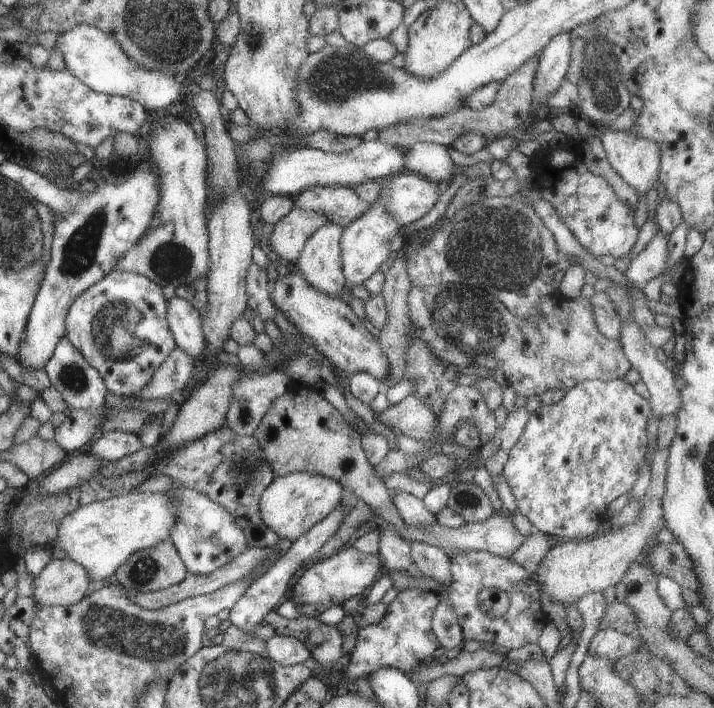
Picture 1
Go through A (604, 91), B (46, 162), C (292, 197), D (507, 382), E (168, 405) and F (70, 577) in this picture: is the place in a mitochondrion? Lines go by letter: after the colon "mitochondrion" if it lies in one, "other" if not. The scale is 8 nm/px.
A: mitochondrion
B: other
C: other
D: other
E: other
F: other

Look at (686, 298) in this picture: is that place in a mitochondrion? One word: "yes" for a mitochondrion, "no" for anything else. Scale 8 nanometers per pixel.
no

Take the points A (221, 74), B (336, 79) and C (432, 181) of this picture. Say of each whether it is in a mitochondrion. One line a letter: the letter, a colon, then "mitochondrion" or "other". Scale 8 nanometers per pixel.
A: other
B: mitochondrion
C: other

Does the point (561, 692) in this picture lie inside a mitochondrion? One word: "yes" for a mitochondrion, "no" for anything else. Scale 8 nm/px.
no

